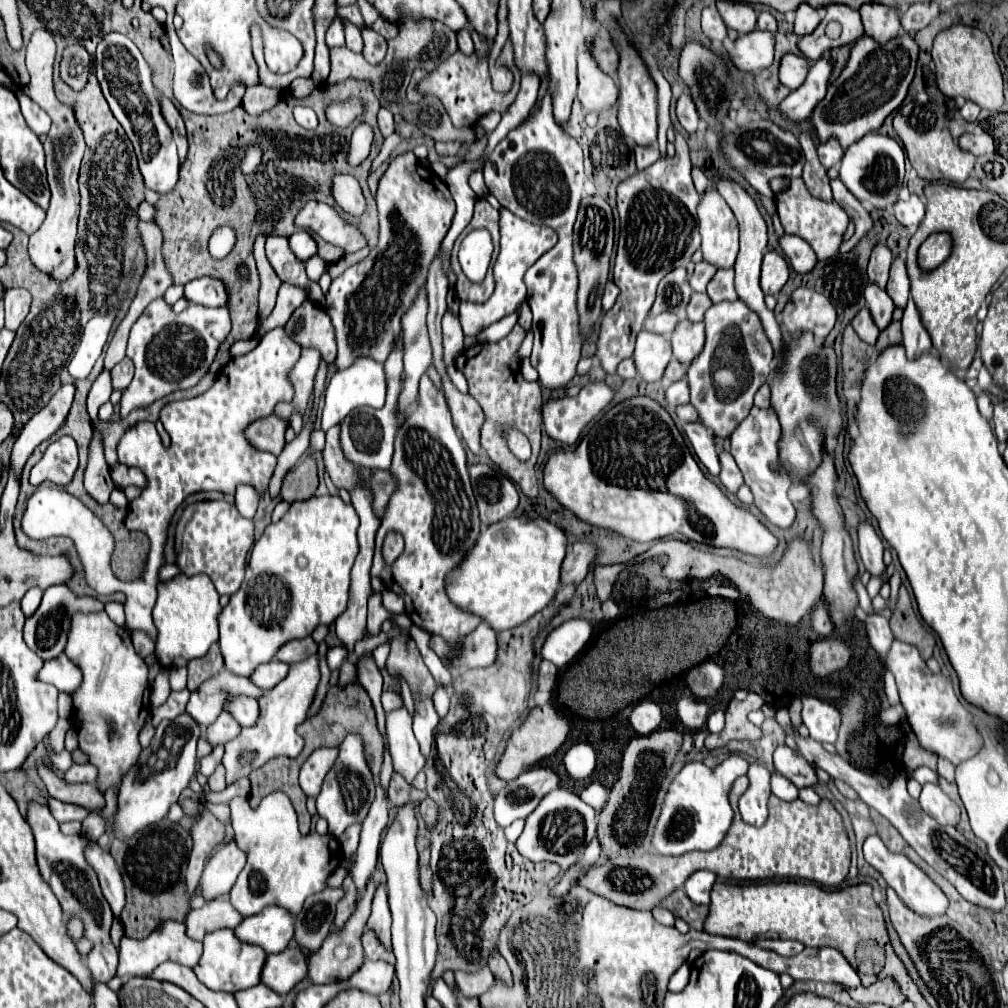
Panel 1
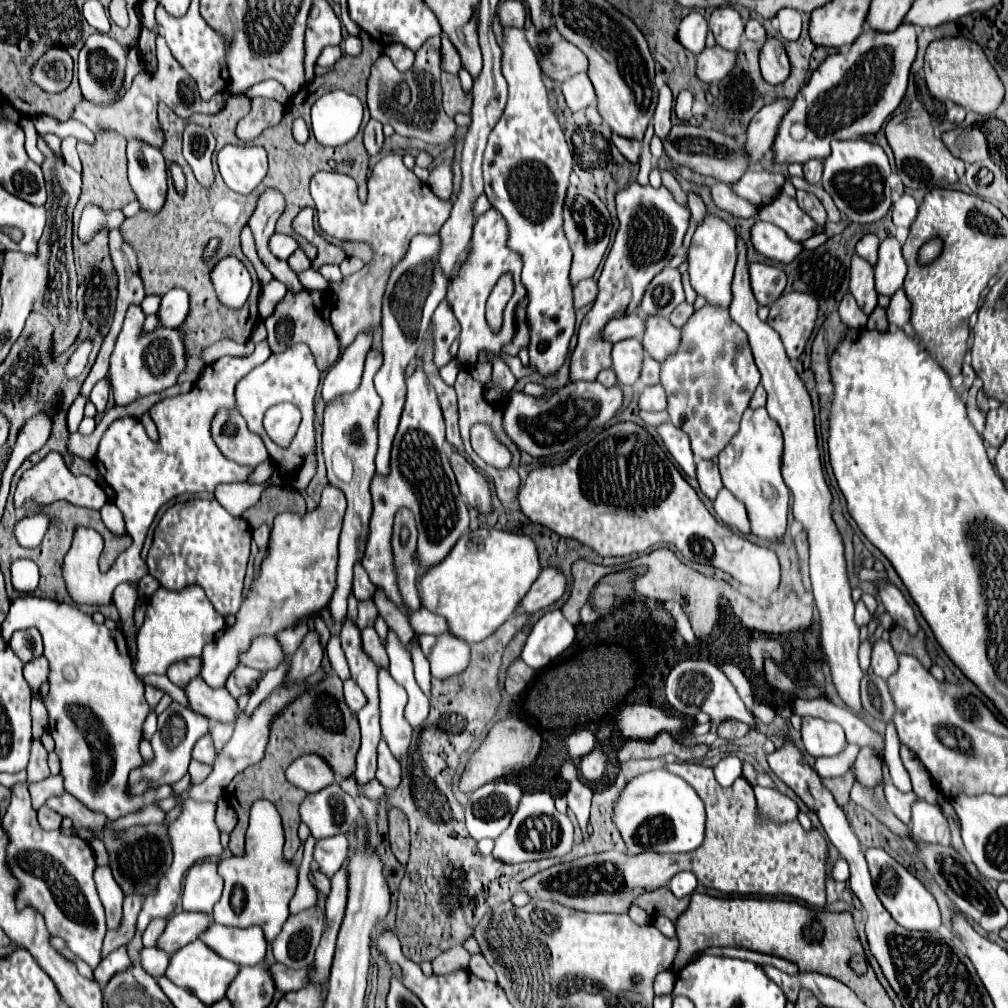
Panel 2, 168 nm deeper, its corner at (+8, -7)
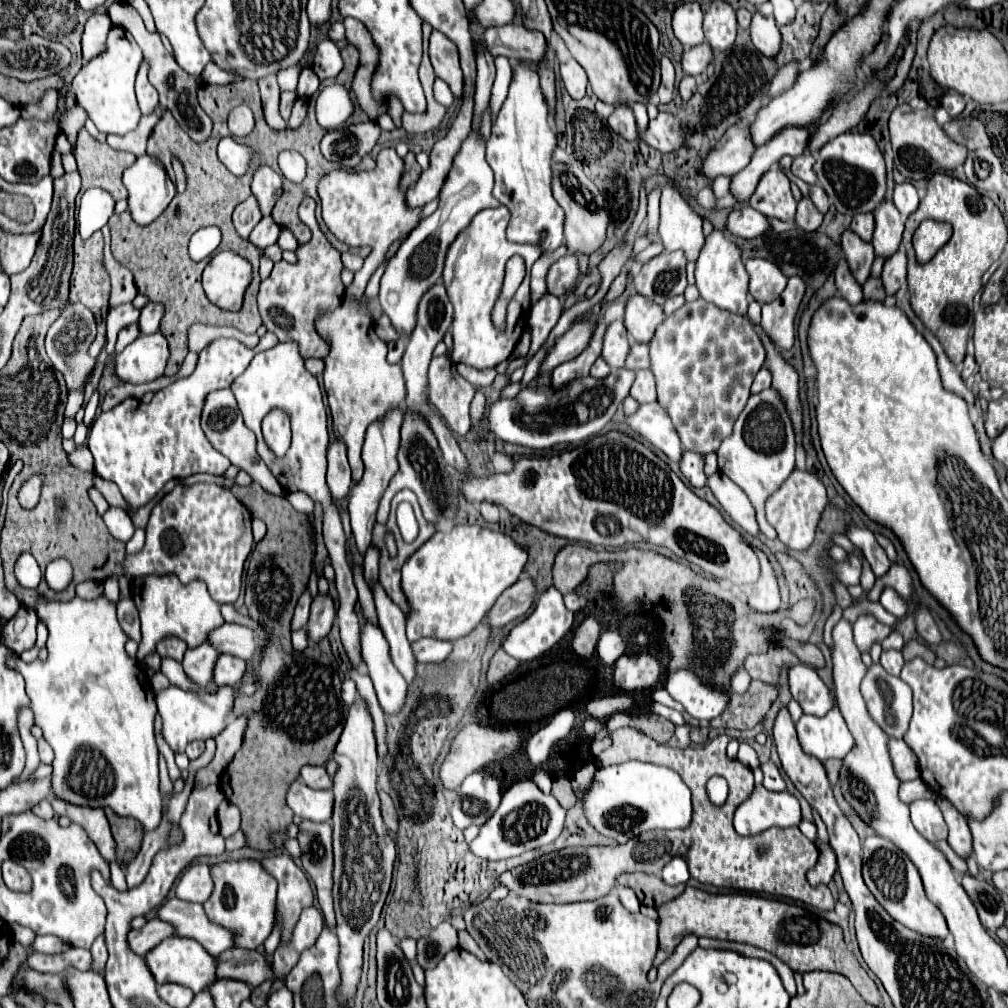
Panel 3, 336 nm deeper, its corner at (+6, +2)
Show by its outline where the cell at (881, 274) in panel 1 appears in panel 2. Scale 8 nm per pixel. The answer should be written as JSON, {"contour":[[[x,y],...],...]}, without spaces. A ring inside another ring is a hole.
{"contour":[[[864,235],[858,245],[856,245],[856,253],[866,259],[870,265],[876,265],[876,259],[878,259],[878,245],[880,245],[880,239],[876,235]]]}

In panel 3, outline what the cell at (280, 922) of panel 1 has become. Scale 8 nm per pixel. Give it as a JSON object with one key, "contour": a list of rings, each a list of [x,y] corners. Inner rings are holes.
{"contour":[[[170,898],[160,908],[156,908],[154,916],[162,922],[168,922],[174,930],[174,936],[192,938],[214,956],[218,956],[218,952],[224,952],[226,948],[234,948],[230,932],[218,928],[218,924],[210,924],[200,904]]]}

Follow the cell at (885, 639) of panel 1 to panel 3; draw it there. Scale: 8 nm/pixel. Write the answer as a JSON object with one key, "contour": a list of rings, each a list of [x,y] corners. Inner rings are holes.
{"contour":[[[886,650],[886,652],[882,652],[880,664],[882,664],[882,668],[884,668],[888,674],[900,676],[900,670],[902,670],[902,666],[904,666],[902,652],[898,652],[898,650]]]}

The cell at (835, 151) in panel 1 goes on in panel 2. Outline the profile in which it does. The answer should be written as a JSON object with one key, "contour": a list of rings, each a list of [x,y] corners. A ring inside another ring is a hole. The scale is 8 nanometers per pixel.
{"contour":[[[810,159],[804,163],[804,179],[810,183],[820,183],[822,179],[822,161]]]}

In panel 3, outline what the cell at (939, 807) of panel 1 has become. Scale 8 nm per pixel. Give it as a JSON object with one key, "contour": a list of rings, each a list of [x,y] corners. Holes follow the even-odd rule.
{"contour":[[[916,800],[910,804],[910,816],[914,828],[932,844],[946,840],[948,828],[934,800]]]}

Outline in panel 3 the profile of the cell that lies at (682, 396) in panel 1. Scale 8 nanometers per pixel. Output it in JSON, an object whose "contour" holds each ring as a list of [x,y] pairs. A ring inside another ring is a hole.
{"contour":[[[638,370],[630,388],[630,396],[638,402],[656,402],[656,384],[650,370]]]}

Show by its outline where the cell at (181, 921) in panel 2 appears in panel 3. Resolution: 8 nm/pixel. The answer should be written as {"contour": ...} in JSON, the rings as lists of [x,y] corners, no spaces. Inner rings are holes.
{"contour":[[[150,918],[140,930],[128,932],[128,946],[130,946],[130,950],[134,954],[144,956],[146,952],[150,952],[150,948],[154,948],[156,944],[160,944],[168,936],[172,936],[170,926],[162,924],[160,920]]]}

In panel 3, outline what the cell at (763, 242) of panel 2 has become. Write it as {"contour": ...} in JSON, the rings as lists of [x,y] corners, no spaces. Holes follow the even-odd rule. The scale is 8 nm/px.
{"contour":[[[746,206],[746,208],[736,208],[728,214],[728,220],[726,220],[726,228],[734,234],[734,236],[740,236],[740,238],[754,238],[754,236],[760,236],[764,232],[770,230],[770,224],[766,222],[766,218]]]}

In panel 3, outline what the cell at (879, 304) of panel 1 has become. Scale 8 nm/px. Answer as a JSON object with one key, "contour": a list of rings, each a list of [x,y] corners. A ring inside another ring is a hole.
{"contour":[[[844,230],[842,238],[840,238],[840,246],[846,254],[848,266],[854,274],[854,278],[864,284],[866,278],[870,276],[870,266],[874,260],[874,248],[870,242],[864,242],[858,234],[854,234],[852,230]]]}

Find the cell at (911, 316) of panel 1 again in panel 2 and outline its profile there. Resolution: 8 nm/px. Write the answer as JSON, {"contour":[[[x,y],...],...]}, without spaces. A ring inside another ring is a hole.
{"contour":[[[902,289],[890,299],[890,307],[888,307],[886,313],[888,313],[890,327],[904,329],[904,325],[910,321],[910,301],[906,299]]]}

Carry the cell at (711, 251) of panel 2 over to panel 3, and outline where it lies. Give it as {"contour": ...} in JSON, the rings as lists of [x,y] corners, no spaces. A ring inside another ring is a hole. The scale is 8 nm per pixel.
{"contour":[[[714,230],[710,236],[706,236],[706,244],[698,256],[696,288],[706,302],[712,302],[714,306],[728,310],[732,314],[740,314],[740,316],[746,314],[746,308],[748,308],[748,274],[744,270],[738,246],[734,242],[726,240],[726,236],[718,230]]]}

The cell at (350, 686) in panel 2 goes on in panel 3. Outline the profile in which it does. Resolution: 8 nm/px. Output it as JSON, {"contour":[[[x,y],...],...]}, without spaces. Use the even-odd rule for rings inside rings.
{"contour":[[[346,678],[346,680],[342,682],[342,700],[344,700],[344,702],[354,702],[356,696],[358,696],[358,690],[356,690],[354,680]]]}

